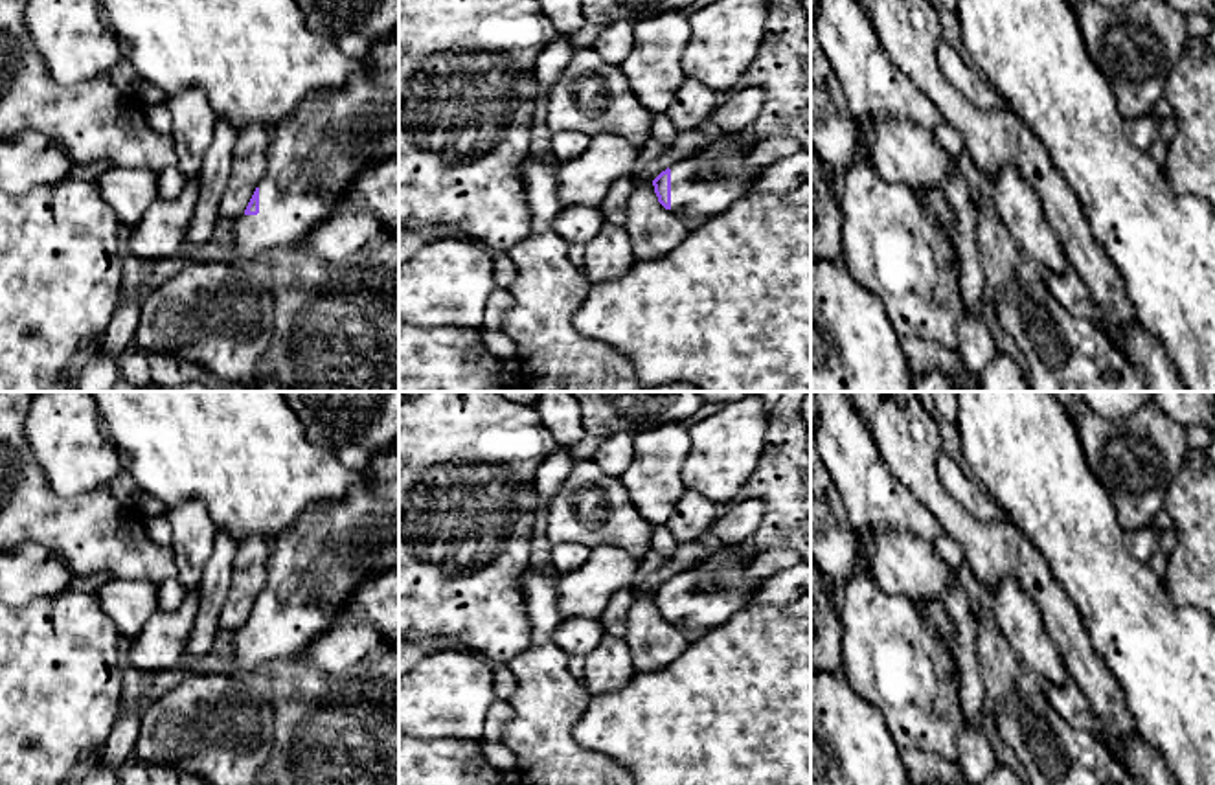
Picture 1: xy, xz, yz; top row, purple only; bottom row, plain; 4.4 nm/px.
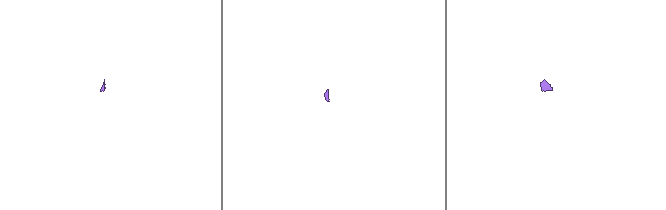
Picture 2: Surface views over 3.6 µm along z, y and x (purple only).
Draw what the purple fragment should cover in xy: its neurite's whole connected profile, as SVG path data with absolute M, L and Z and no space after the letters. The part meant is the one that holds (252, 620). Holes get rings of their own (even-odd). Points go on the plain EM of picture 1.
M399 443L373 452L362 476L364 491L335 506L311 506L283 537L268 542L267 583L233 640L237 677L301 654L335 625L336 610L368 575L399 563Z

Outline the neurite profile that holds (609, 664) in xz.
M603 634L601 642L585 656L583 686L590 695L614 691L636 673L625 638Z

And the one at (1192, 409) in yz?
M1154 392L1154 404L1180 427L1202 427L1215 436L1215 392Z

